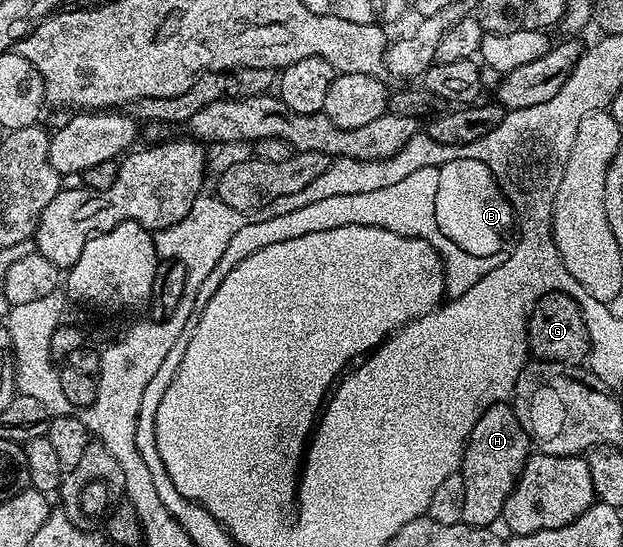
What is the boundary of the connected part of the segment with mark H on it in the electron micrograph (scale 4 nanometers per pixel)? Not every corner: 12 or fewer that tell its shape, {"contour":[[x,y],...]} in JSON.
{"contour":[[508,403],[475,422],[459,474],[463,521],[487,528],[531,455]]}

